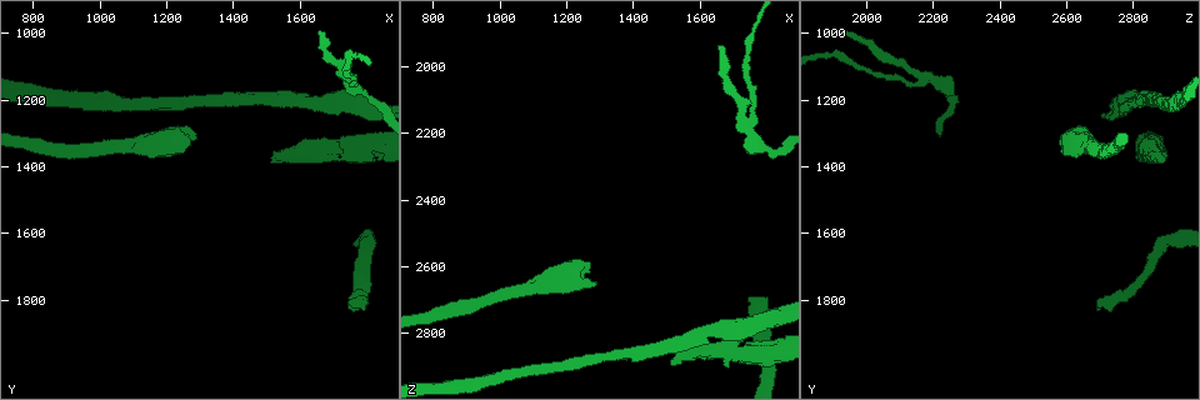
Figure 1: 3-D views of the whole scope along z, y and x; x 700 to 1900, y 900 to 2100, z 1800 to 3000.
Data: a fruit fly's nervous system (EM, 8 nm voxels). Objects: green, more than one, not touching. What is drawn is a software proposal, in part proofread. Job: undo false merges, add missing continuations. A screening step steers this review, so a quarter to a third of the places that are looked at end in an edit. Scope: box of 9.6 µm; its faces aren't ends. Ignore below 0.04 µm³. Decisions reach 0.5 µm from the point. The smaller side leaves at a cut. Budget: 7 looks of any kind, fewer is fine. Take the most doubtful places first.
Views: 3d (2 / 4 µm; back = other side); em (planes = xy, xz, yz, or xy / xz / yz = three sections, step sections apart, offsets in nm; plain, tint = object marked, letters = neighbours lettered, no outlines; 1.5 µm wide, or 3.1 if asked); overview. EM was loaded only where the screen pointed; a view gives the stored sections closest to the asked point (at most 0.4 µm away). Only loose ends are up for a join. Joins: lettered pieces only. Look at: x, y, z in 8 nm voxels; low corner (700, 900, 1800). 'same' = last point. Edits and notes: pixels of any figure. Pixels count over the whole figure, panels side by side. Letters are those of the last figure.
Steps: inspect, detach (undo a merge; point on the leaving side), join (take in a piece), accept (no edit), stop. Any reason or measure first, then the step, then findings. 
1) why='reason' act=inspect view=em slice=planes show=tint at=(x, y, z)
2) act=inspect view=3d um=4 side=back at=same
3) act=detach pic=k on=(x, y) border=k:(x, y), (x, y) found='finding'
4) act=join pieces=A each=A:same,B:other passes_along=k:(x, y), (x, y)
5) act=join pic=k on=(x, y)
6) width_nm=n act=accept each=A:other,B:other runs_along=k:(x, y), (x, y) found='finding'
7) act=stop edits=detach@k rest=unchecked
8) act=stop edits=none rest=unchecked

why='free end' act=inspect view=3d um=2 at=(1290, 1320, 2650)

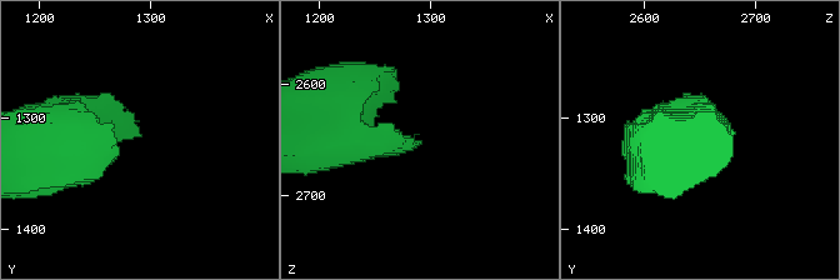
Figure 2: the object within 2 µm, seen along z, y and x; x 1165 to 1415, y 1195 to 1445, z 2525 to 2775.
why='now the EM' act=inspect view=em slice=planes show=plain at=(1290, 1316, 2646)

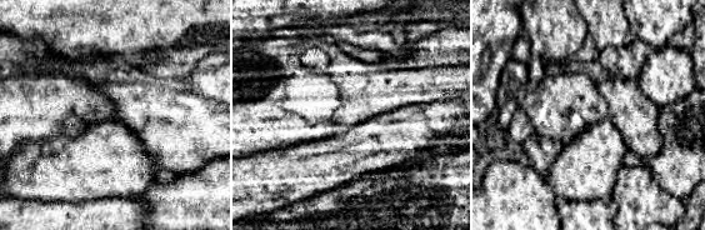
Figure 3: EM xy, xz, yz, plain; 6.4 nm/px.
why='see the neighbours' act=inspect view=em slice=planes show=letters at=same

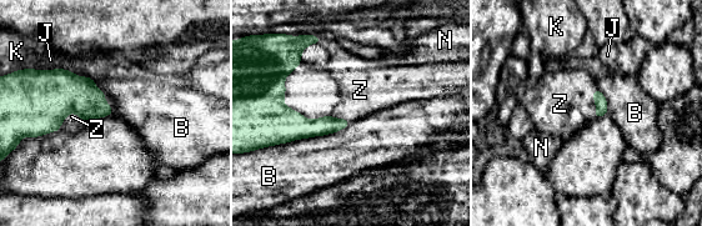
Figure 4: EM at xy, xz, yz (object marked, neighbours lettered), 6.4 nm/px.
act=join pieces=Z each=B:other,J:other,K:other,N:other,Z:same found='it goes on there'

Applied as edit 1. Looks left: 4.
why='redraw' act=inspect view=overview

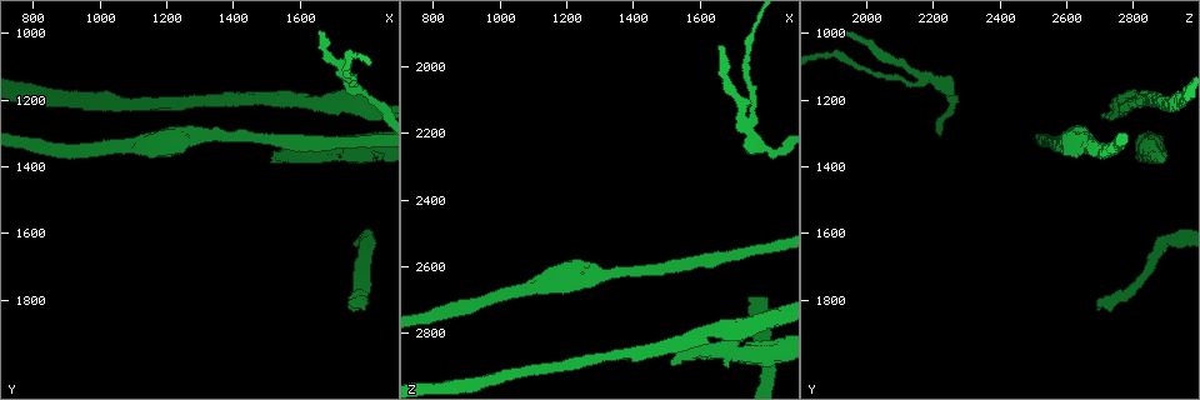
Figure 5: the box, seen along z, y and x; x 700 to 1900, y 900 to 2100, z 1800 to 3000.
why='thick turns thin' act=inspect view=em slice=planes show=tint at=(1750, 1150, 2210)

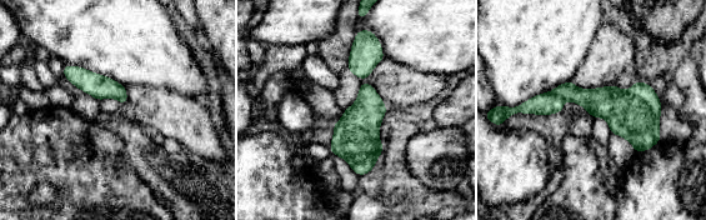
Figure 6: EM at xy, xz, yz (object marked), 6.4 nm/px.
act=inspect view=em slice=planes show=letters at=same

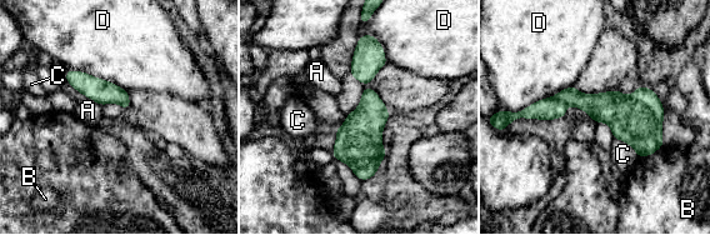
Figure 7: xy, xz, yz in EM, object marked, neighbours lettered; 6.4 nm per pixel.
width_nm=240 act=detach pic=7 on=(546, 109) each=A:other,B:other,C:other,D:other border=7:(553, 96), (565, 105) found='a second cell is stuck on'

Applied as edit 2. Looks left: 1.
act=stop edits=join@4,detach@7 rest=unchecked

